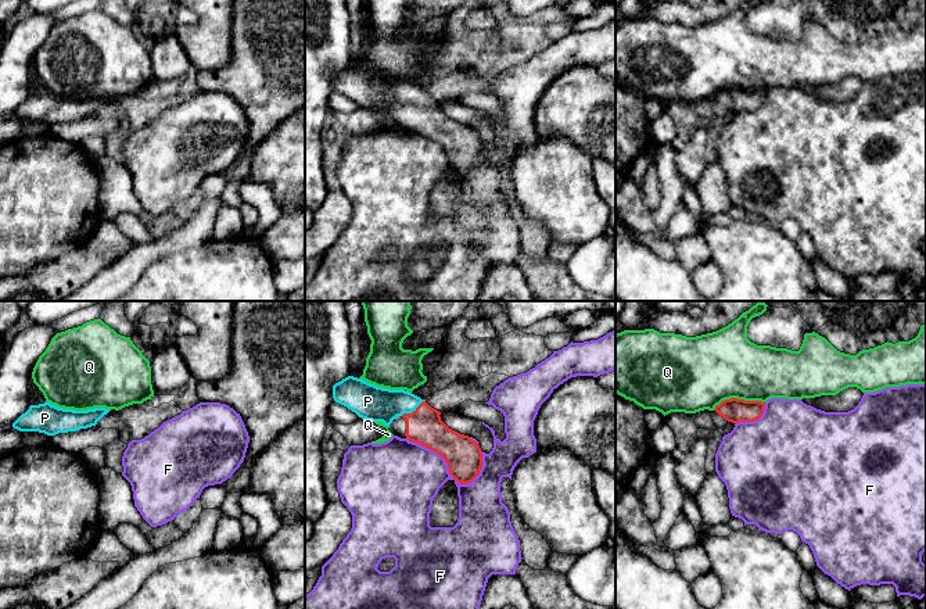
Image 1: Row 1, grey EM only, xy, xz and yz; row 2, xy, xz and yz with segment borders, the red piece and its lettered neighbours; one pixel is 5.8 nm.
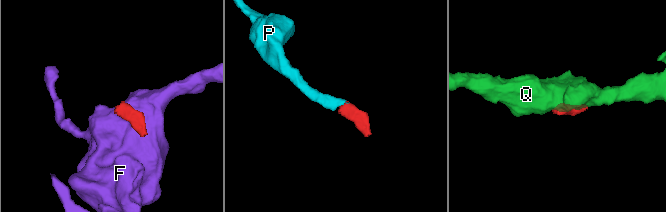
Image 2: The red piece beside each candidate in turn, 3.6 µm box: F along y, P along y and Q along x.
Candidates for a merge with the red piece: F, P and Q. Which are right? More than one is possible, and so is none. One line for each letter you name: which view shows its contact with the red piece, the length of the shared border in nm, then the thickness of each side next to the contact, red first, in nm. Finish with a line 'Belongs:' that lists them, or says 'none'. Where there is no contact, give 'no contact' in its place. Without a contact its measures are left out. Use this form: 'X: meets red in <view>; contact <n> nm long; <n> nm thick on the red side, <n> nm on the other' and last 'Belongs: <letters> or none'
P: meets red in xz; contact 170 nm long; 200 nm thick on the red side, 200 nm on the other
Belongs: P

